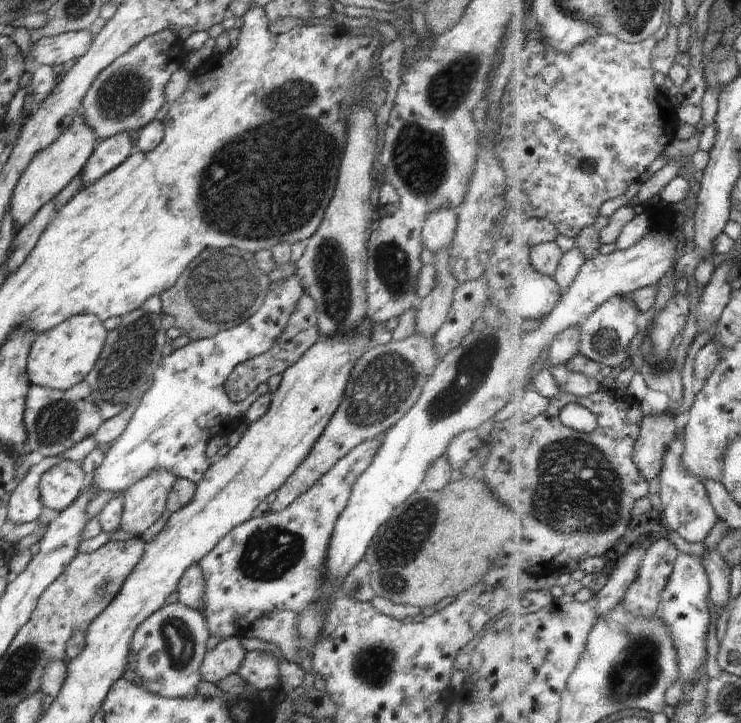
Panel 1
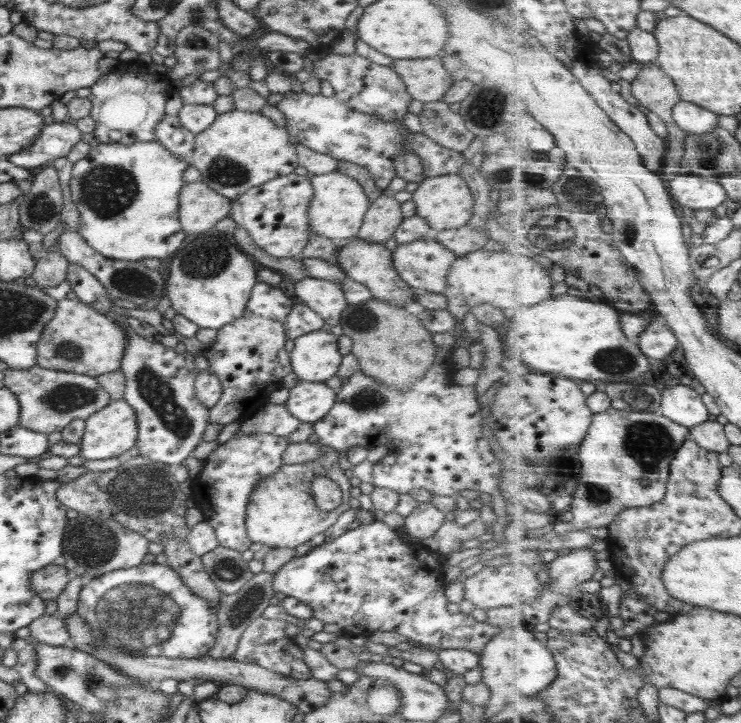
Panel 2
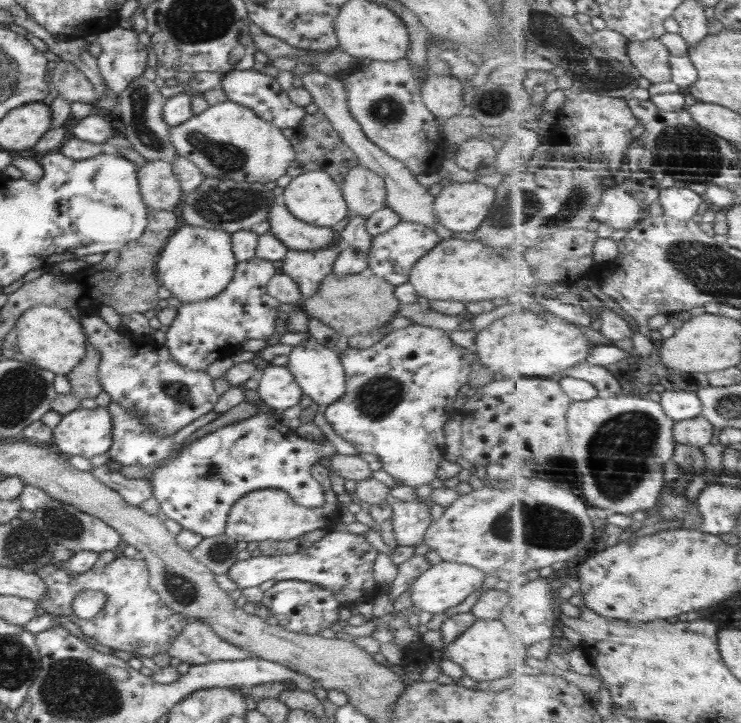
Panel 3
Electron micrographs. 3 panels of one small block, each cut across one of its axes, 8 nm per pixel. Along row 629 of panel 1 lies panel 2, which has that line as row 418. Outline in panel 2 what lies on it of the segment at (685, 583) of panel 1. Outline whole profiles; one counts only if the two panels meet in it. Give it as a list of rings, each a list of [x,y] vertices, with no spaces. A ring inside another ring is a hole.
[[[679,384],[666,389],[660,412],[674,422],[691,429],[710,420],[710,409],[703,394],[687,384]]]

